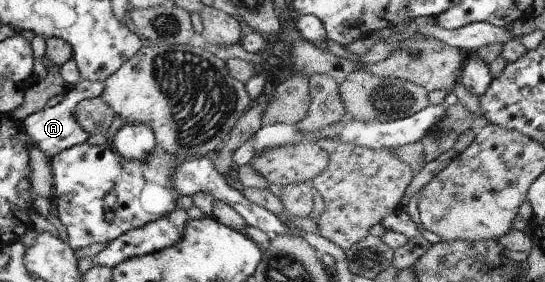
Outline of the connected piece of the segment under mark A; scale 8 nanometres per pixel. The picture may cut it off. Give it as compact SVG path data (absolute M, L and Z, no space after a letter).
M82 79L81 82L76 82L75 86L64 94L65 96L59 100L58 104L49 108L42 108L24 118L21 125L23 126L25 134L27 134L29 138L33 138L31 142L35 144L35 148L41 150L41 152L45 154L45 158L49 159L53 154L59 154L61 150L85 143L88 135L81 126L77 124L77 120L75 120L75 116L73 116L73 110L75 110L75 106L77 106L81 100L97 98L101 96L101 92L103 92L102 82L91 82L85 79Z

